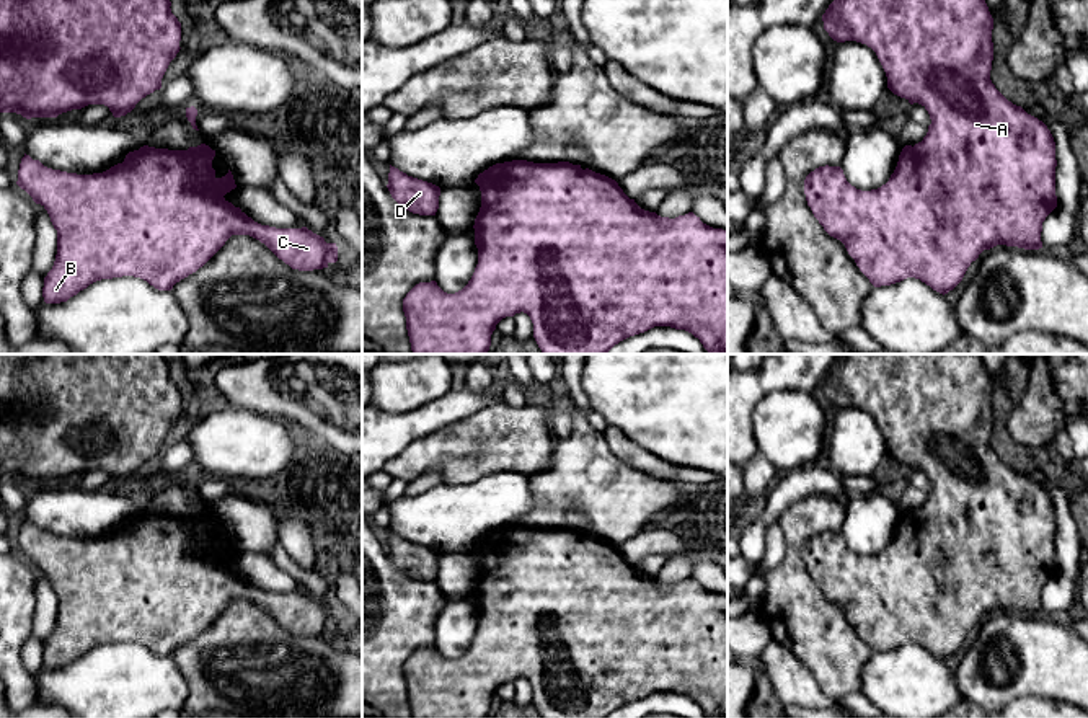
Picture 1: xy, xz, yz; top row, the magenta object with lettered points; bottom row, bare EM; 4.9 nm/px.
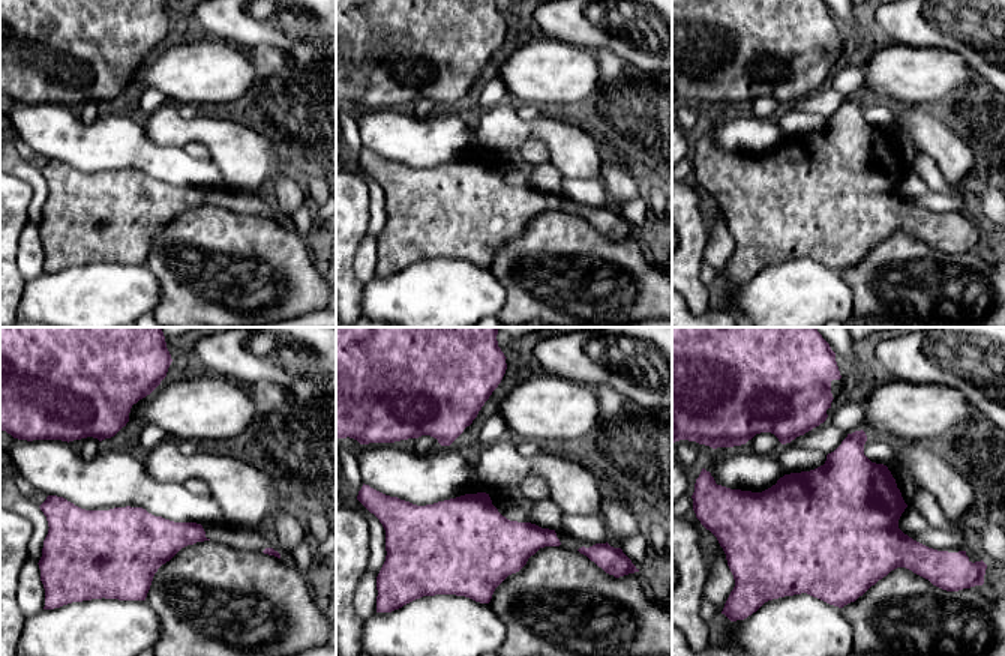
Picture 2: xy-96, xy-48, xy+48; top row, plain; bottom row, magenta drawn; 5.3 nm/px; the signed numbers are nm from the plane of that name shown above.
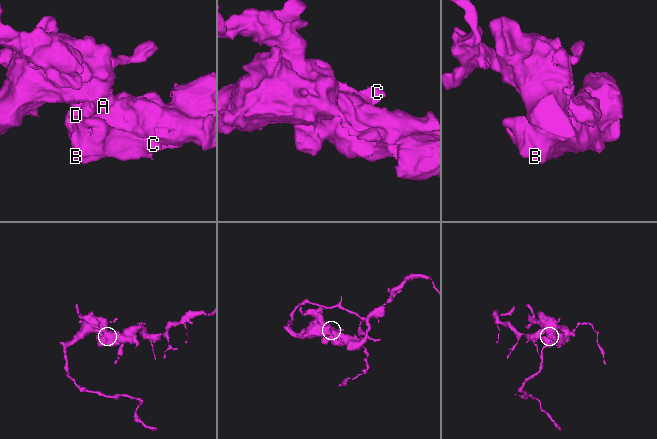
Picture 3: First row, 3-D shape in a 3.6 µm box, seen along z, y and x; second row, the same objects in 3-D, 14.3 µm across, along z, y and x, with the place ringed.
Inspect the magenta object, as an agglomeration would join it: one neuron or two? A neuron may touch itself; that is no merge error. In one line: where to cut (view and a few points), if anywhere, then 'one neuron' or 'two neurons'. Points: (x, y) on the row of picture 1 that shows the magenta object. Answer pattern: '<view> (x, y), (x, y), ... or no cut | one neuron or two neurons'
no cut | one neuron

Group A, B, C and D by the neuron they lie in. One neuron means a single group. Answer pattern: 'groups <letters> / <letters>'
groups A B C D

